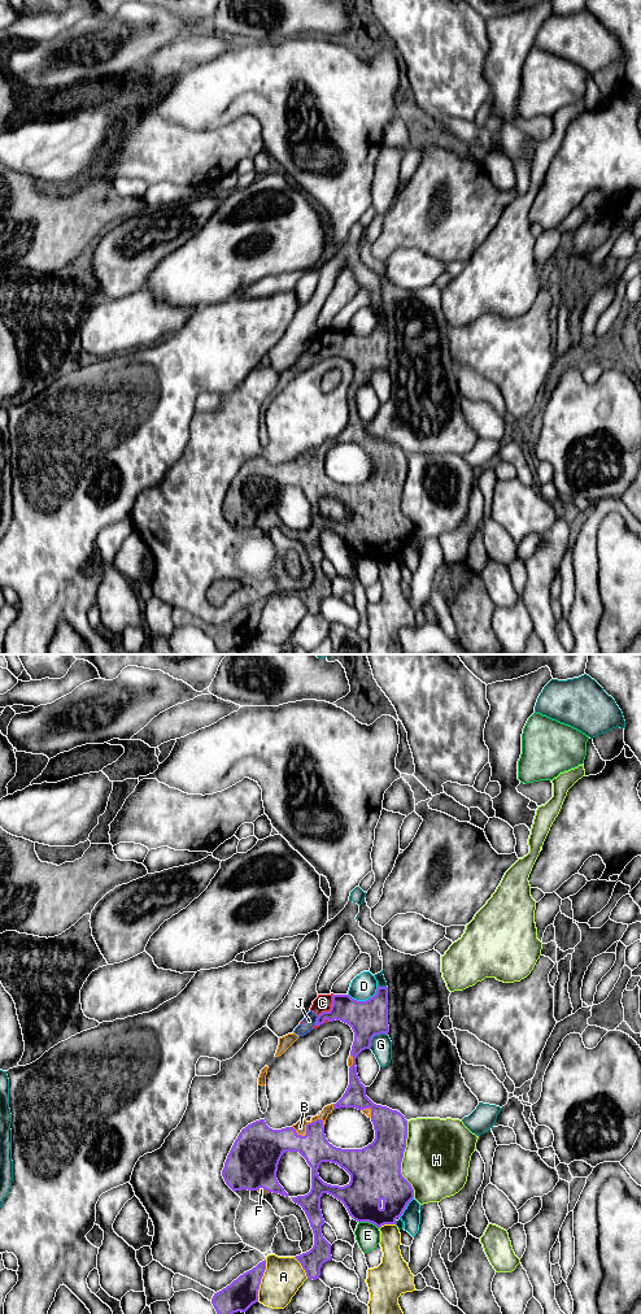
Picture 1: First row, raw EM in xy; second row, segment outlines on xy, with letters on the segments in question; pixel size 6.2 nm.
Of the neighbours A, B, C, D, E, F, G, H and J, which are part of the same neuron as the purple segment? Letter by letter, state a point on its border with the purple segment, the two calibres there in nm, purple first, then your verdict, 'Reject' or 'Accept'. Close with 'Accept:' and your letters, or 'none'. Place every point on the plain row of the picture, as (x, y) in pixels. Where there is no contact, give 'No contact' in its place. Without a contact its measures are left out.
A: Touches purple at xy (260, 616). Thickness 190 nm (purple) against 240 nm. Reject
B: Touches purple at xy (306, 464). Thickness 190 nm (purple) against 70 nm. Accept
C: Touches purple at xy (331, 343). Thickness 220 nm (purple) against 100 nm. Accept
D: Touches purple at xy (366, 335). Thickness 220 nm (purple) against 160 nm. Reject
E: Touches purple at xy (369, 557). Thickness 260 nm (purple) against 160 nm. Reject
F: Touches purple at xy (262, 522). Thickness 320 nm (purple) against 30 nm. Accept
G: Touches purple at xy (374, 370). Thickness 220 nm (purple) against 130 nm. Reject
H: Touches purple at xy (401, 495). Thickness 320 nm (purple) against 420 nm. Reject
J: Touches purple at xy (317, 356). Thickness 160 nm (purple) against 80 nm. Accept
Accept: B, C, F, J

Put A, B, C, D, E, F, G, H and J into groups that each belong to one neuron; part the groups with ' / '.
A / B C F J / D / E / G / H

